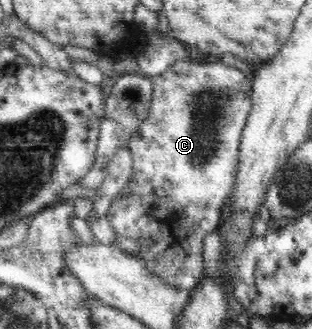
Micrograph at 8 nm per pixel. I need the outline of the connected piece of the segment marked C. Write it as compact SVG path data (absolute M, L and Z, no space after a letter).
M178 61L171 64L162 74L151 77L153 84L152 98L150 106L147 110L147 117L139 124L137 128L138 133L132 133L130 136L127 149L132 155L132 176L130 176L126 187L118 189L119 194L113 199L109 206L108 214L106 215L108 221L112 225L116 235L124 238L132 238L134 240L143 240L145 244L135 256L145 262L149 266L152 274L158 275L160 280L163 280L170 286L183 288L191 291L195 289L200 282L201 276L204 274L204 245L202 240L206 238L206 234L214 232L219 226L220 208L224 204L224 200L232 194L232 188L235 185L235 178L237 173L237 166L239 164L239 146L242 138L244 125L247 124L247 116L252 108L252 83L253 80L248 77L246 72L228 66L224 62L192 62L192 61Z

